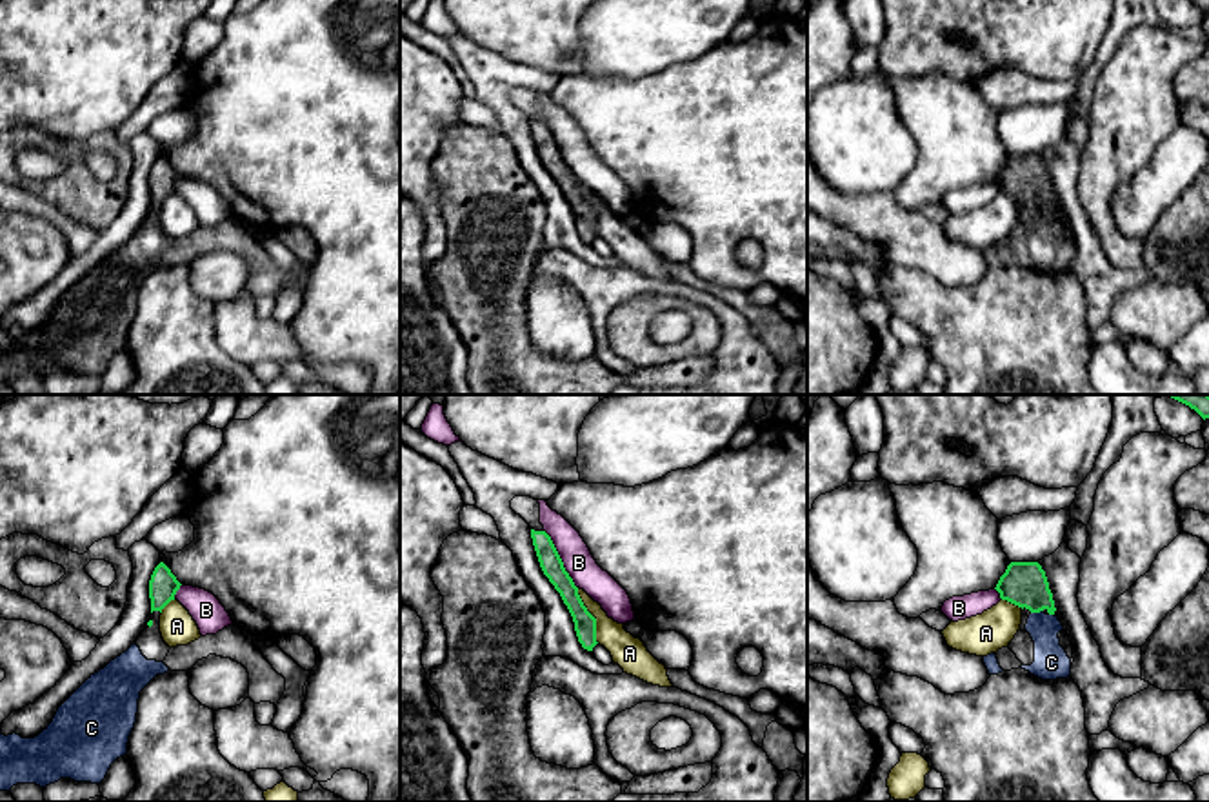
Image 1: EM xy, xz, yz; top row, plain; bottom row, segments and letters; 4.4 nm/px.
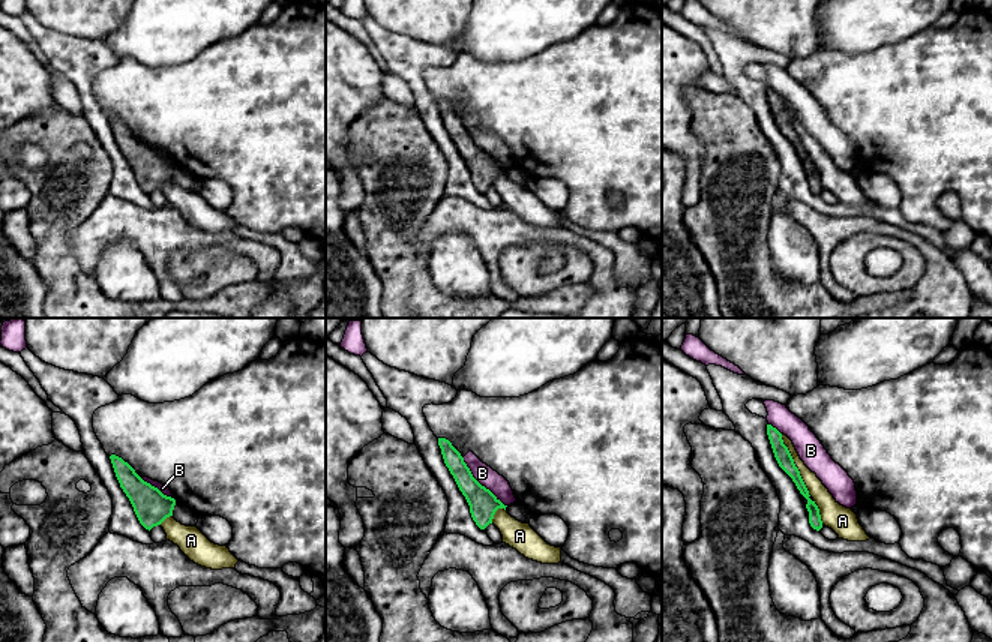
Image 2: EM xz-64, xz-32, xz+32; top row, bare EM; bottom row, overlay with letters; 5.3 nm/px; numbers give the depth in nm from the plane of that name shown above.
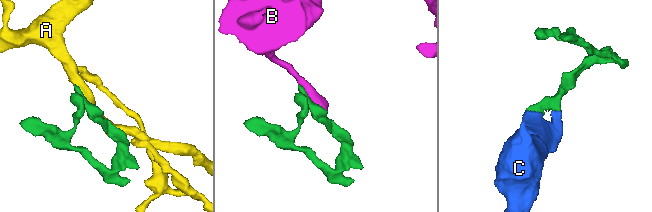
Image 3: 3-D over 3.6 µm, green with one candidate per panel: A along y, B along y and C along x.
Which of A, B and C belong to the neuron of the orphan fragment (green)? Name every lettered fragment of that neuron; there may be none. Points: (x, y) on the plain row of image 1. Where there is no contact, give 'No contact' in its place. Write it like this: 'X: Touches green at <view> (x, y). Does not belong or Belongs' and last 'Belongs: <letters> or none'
A: Touches green at xz (591, 208). Does not belong
B: Touches green at xz (560, 151). Does not belong
C: Touches green at yz (1037, 204). Belongs
Belongs: C

